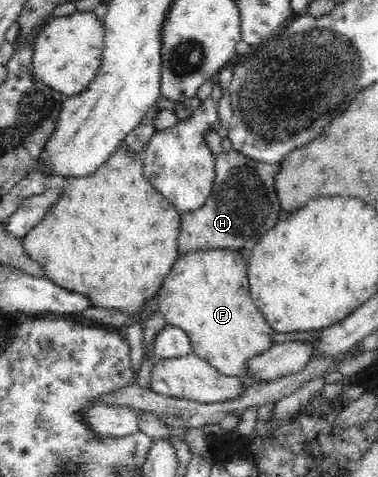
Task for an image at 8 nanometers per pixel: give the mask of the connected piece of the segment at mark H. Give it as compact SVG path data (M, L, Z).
M223 151L215 158L214 187L203 208L181 216L177 255L203 249L235 249L247 260L253 248L279 218L279 198L275 179L281 163L253 160L239 151Z

